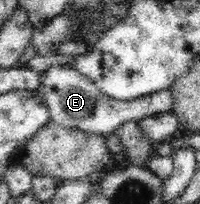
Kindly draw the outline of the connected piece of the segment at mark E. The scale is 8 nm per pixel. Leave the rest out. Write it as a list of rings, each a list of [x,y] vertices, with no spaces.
[[[48,68],[46,72],[38,73],[42,79],[42,94],[49,108],[50,120],[64,128],[75,128],[92,135],[112,135],[114,130],[132,120],[141,121],[147,116],[171,112],[174,102],[174,95],[169,88],[136,100],[114,100],[106,96],[92,79],[74,68]]]

